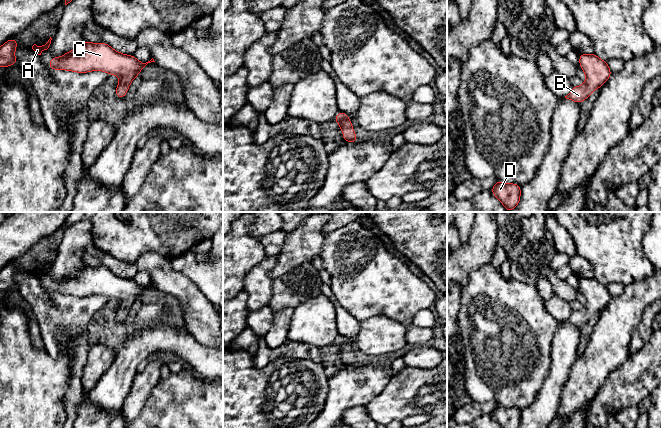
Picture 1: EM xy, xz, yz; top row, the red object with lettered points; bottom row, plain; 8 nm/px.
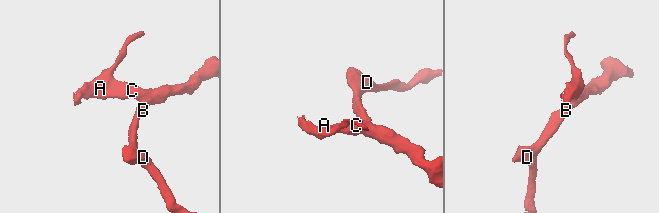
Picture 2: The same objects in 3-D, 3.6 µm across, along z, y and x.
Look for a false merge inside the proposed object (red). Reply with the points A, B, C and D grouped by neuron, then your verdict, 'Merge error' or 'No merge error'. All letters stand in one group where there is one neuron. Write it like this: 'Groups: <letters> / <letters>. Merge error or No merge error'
Groups: A B C D. No merge error

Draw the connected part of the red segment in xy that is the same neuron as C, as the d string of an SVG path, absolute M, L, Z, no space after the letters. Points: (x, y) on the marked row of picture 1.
M85 41L77 48L66 52L63 56L51 58L48 68L49 70L57 69L73 71L76 73L88 73L99 70L106 72L109 75L118 75L120 80L116 87L115 96L117 98L124 98L127 95L131 82L139 75L141 70L151 62L155 62L153 58L146 63L142 63L134 55L120 53L105 42L92 43Z

